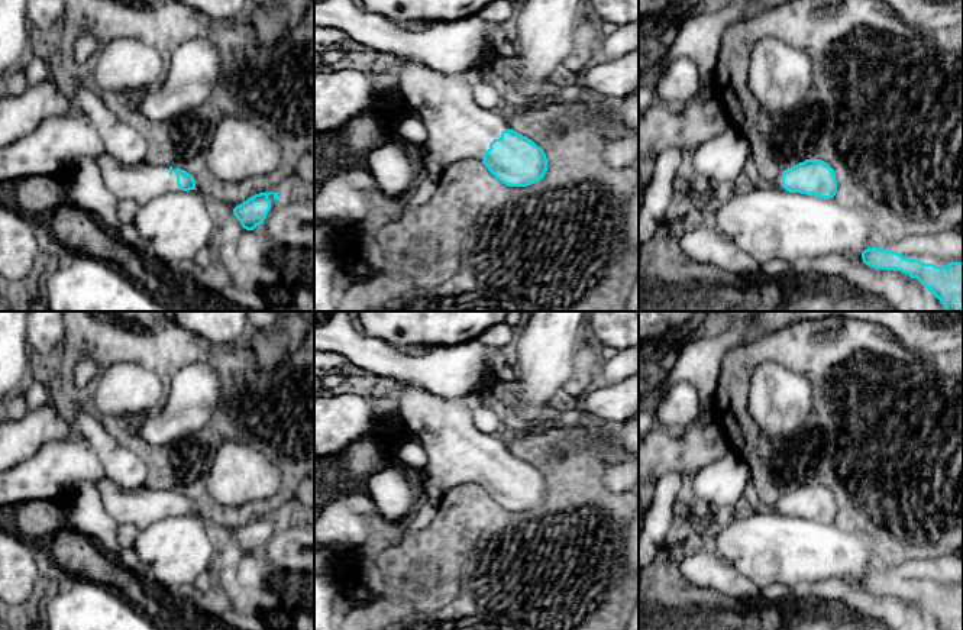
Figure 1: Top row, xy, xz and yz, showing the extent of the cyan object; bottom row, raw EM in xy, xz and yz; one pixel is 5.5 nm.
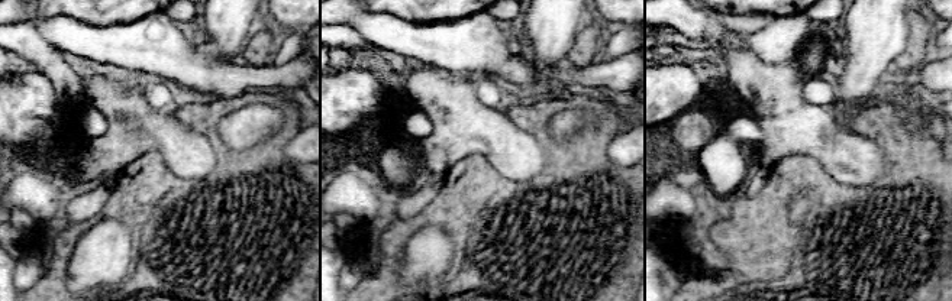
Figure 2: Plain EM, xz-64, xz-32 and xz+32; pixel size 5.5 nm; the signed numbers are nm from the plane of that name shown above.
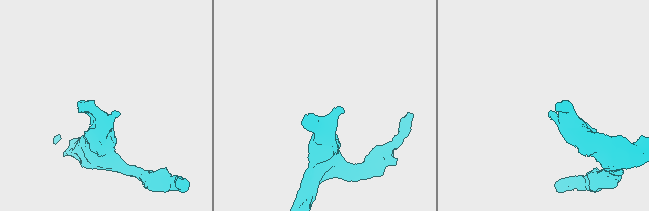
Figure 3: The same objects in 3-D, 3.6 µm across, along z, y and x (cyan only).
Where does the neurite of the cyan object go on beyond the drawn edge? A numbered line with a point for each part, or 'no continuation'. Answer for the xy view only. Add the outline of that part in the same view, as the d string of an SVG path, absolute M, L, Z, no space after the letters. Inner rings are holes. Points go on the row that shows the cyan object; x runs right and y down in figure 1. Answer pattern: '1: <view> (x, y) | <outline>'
1: xy (141, 183) | M107 152L94 156L106 188L120 200L148 204L169 191L181 191L177 185L177 168L148 162L127 165Z

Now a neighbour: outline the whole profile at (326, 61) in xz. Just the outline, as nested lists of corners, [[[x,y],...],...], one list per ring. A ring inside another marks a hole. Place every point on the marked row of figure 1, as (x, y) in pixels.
[[[343,49],[314,52],[314,72],[336,70],[336,65],[343,62],[345,55]]]

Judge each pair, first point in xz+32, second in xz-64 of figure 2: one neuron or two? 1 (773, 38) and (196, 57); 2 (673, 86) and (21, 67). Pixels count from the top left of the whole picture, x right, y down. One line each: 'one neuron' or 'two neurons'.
1: one neuron
2: two neurons

